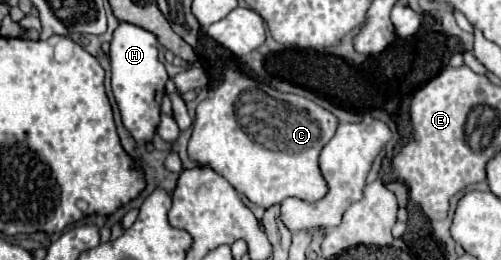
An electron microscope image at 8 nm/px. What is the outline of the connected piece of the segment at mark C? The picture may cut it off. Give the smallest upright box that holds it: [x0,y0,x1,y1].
[188,76,336,208]

